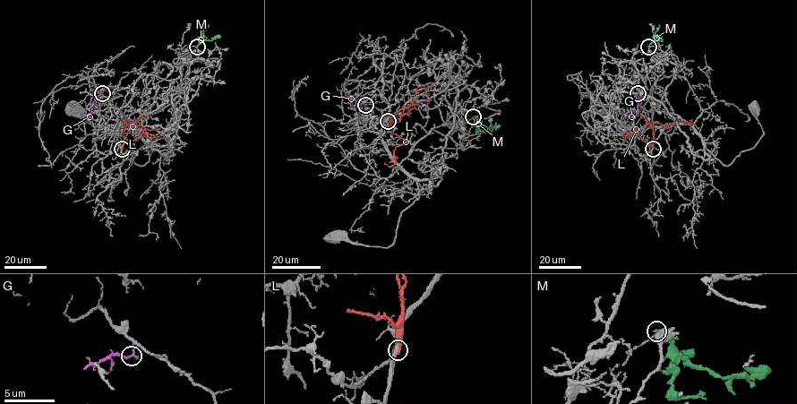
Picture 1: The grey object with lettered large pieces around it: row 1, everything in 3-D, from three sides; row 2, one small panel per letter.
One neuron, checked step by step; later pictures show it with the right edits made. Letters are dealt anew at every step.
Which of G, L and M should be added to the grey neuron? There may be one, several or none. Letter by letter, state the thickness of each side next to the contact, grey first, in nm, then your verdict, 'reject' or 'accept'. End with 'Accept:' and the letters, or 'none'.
G: 110/180 nm | reject
L: 320/240 nm | reject
M: 130/320 nm | reject
Accept: none

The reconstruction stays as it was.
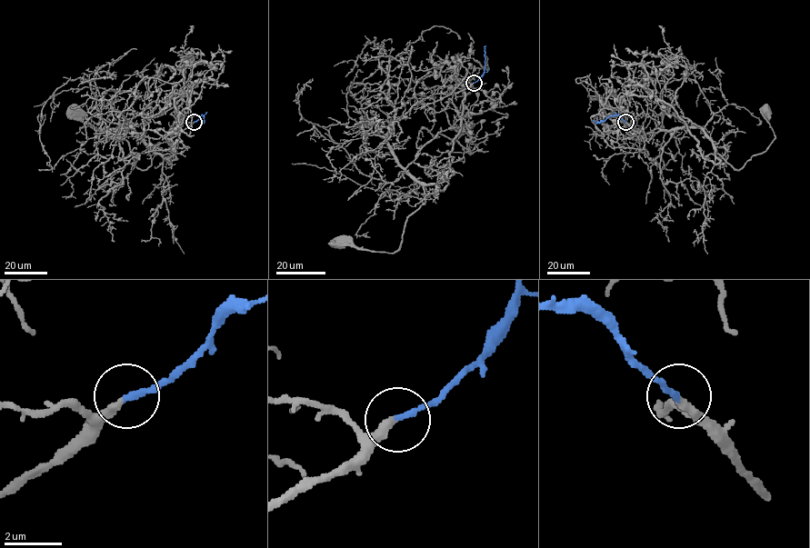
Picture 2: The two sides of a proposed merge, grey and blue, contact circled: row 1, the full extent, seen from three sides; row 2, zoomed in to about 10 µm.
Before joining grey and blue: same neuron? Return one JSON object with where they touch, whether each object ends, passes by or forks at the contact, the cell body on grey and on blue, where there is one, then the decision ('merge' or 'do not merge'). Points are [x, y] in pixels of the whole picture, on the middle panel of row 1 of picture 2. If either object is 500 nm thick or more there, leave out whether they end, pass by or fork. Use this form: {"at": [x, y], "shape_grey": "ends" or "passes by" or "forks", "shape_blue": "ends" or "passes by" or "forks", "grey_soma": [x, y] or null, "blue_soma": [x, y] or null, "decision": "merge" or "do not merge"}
{"at": [474, 83], "shape_grey": "ends", "shape_blue": "ends", "grey_soma": [340, 243], "blue_soma": null, "decision": "merge"}

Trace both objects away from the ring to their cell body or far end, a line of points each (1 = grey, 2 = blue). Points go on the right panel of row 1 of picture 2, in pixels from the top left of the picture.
1: (625, 122), (635, 135), (642, 130), (657, 133), (699, 127), (736, 170), (775, 138), (766, 111)
2: (625, 122), (615, 115), (597, 123), (593, 120)

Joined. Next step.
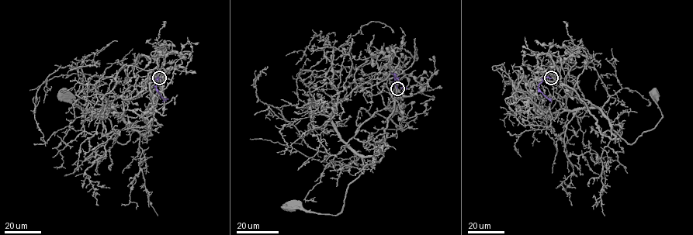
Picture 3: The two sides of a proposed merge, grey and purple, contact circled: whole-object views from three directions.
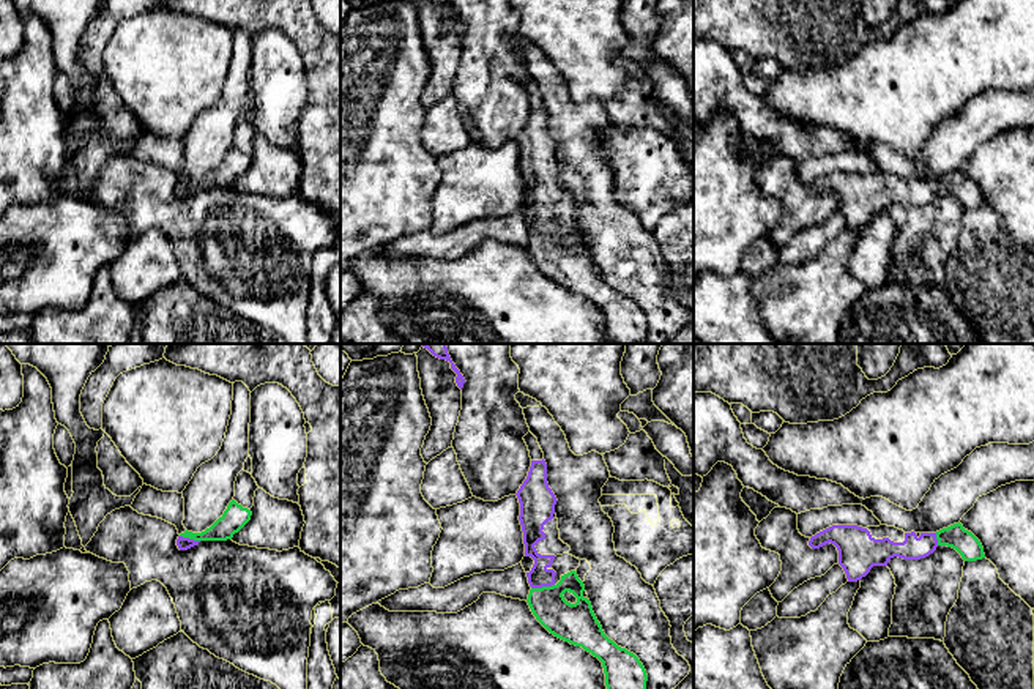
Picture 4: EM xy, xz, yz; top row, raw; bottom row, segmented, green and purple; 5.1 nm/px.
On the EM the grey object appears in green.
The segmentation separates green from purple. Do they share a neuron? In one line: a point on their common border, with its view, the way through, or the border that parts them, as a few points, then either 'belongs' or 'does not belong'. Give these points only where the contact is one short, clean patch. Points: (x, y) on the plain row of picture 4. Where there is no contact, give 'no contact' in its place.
xz (543, 234) | across xz (576, 270), (543, 234), (539, 223) | belongs

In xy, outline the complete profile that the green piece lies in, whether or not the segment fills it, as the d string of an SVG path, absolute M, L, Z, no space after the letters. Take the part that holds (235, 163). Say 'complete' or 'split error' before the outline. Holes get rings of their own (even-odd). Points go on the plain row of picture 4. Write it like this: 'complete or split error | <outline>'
split error | M232 147L224 158L224 161L205 178L192 180L184 178L178 183L177 192L180 197L188 197L197 192L200 188L227 188L232 186L249 167L251 156L243 155L235 147Z

